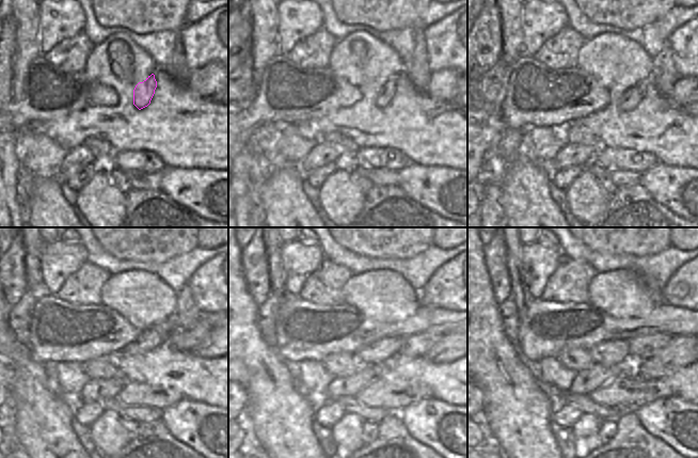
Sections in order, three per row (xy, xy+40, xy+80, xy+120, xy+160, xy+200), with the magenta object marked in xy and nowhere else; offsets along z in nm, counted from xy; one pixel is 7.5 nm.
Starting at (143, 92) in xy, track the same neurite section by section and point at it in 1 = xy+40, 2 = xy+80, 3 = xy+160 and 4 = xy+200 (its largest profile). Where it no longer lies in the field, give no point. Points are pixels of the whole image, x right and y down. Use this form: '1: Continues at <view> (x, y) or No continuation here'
1: Continues at xy+40 (384, 96)
2: Continues at xy+80 (630, 99)
3: Continues at xy+160 (383, 349)
4: Continues at xy+200 (611, 352)

